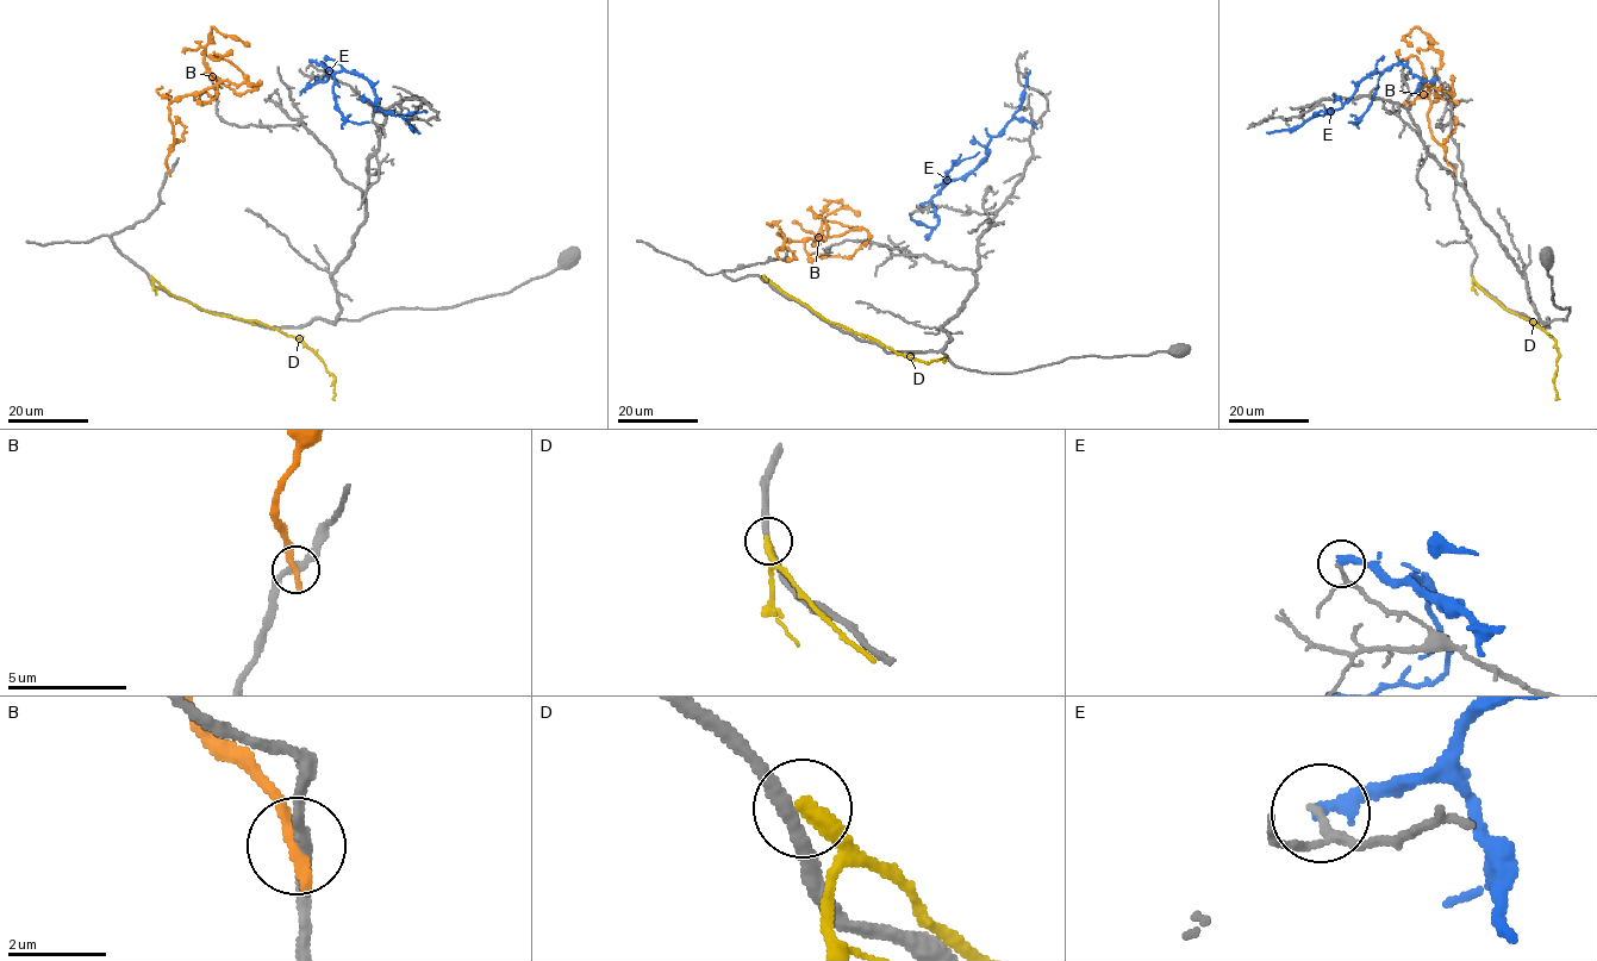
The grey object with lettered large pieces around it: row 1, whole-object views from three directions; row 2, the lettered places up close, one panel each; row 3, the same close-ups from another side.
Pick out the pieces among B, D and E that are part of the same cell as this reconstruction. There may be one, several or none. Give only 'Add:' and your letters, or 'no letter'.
Add: no letter

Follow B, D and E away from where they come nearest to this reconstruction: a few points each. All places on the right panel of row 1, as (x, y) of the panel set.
B: (1454, 172), (1428, 118), (1436, 97), (1434, 77), (1441, 55), (1414, 27), (1404, 37), (1410, 47)
D: (1472, 276), (1491, 299), (1533, 322), (1555, 339), (1559, 357), (1554, 378), (1555, 400)
E: (1401, 62), (1383, 72), (1368, 74), (1353, 95), (1332, 113), (1310, 117), (1299, 126), (1266, 132)

